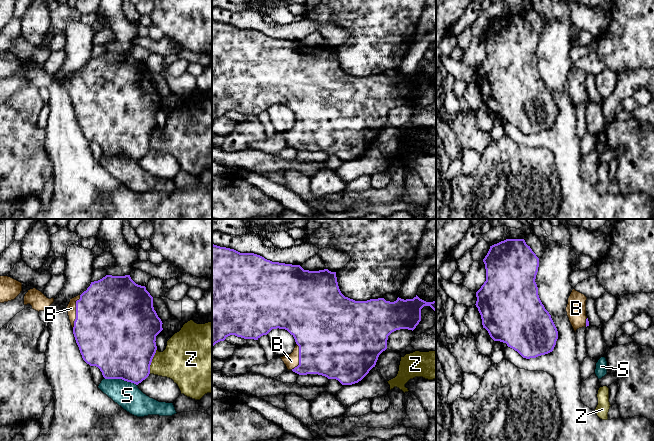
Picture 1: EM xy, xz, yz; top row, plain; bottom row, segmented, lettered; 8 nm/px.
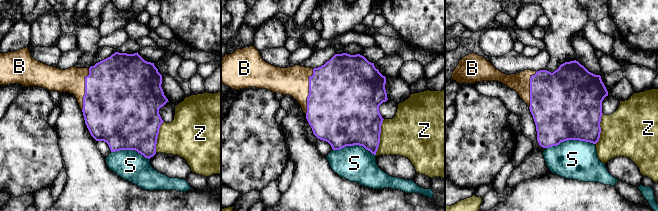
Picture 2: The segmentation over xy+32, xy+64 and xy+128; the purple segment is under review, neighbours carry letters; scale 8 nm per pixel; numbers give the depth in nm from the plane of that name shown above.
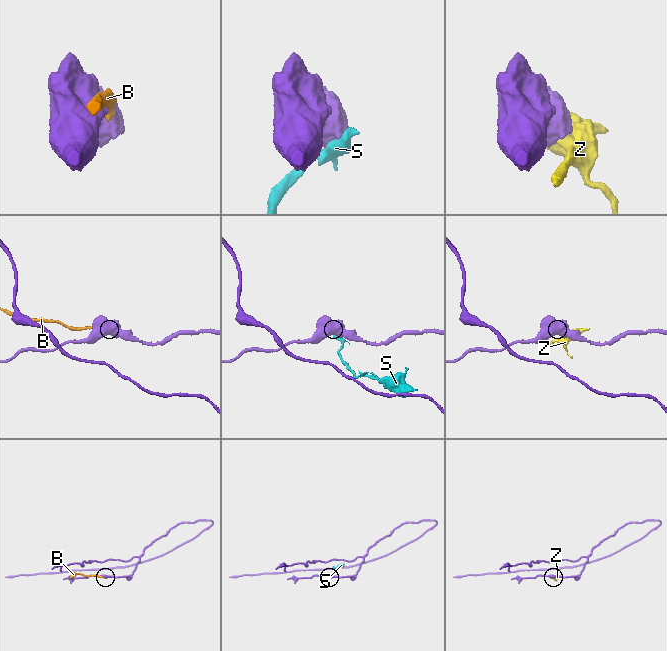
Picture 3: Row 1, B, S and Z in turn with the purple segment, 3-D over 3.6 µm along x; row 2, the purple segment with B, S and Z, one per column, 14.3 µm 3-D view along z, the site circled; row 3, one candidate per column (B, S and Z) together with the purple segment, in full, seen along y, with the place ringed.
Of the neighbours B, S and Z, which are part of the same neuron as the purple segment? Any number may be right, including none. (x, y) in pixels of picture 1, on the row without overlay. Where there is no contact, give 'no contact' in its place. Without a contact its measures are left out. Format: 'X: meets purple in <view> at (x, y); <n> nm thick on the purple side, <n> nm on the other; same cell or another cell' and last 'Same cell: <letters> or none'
B: meets purple in xy at (76, 87); 500 nm thick on the purple side, 80 nm on the other; same cell
S: meets purple in xy at (120, 154); 500 nm thick on the purple side, 200 nm on the other; another cell
Z: meets purple in xy at (151, 137); 500 nm thick on the purple side, 340 nm on the other; another cell
Same cell: B

